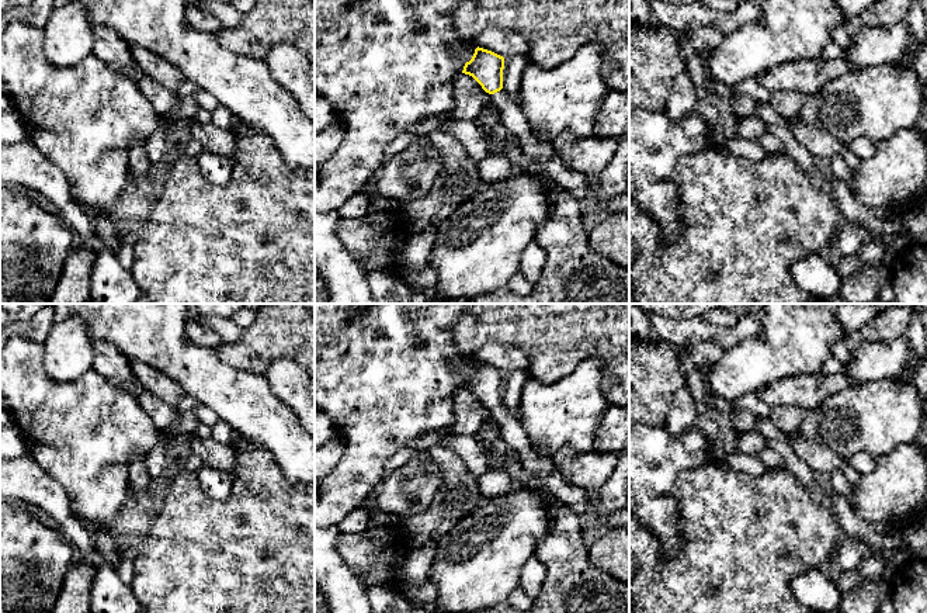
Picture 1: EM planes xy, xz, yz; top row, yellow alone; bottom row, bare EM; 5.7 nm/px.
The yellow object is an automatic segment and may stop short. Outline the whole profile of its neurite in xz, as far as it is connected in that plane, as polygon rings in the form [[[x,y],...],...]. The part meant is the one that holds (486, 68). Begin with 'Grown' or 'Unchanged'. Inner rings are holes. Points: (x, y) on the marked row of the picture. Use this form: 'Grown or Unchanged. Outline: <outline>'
Grown. Outline: [[[478,46],[472,59],[465,63],[462,73],[472,76],[492,96],[507,129],[518,138],[525,155],[531,157],[551,156],[555,152],[553,146],[537,141],[520,105],[503,90],[503,69],[503,56]]]

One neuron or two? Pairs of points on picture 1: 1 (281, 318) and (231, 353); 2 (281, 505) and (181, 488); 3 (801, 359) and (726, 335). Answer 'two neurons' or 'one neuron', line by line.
1: one neuron
2: one neuron
3: two neurons

